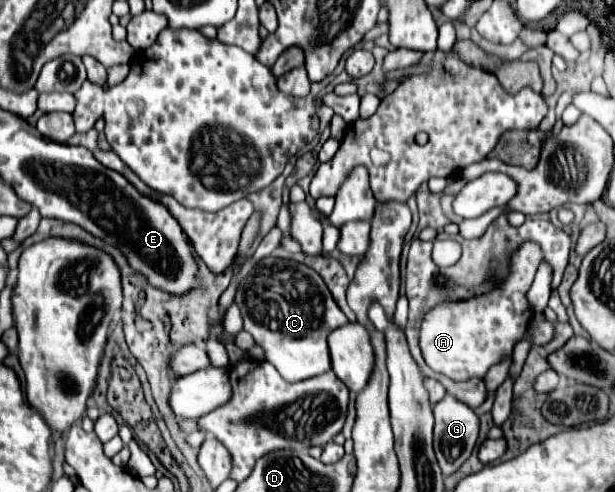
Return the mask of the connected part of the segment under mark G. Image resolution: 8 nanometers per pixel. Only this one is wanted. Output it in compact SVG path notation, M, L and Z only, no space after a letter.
M444 396L444 400L440 400L436 406L434 406L434 418L436 418L436 424L434 424L434 452L436 452L436 458L438 458L438 464L442 468L442 474L448 476L452 472L456 472L464 460L468 460L476 440L478 440L478 428L480 428L480 422L478 422L478 416L472 412L472 408L468 408L466 404L458 402L456 398L452 396Z

